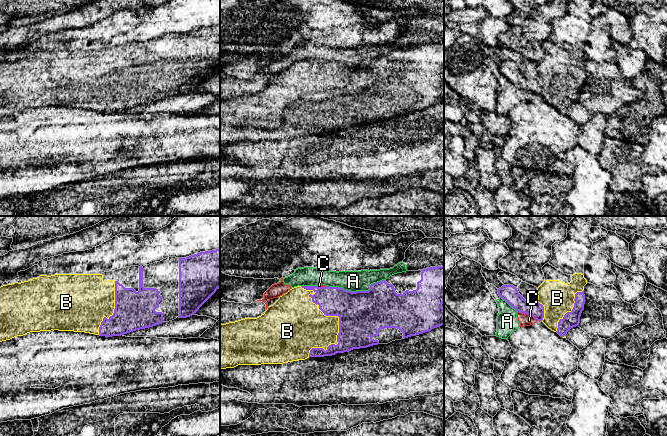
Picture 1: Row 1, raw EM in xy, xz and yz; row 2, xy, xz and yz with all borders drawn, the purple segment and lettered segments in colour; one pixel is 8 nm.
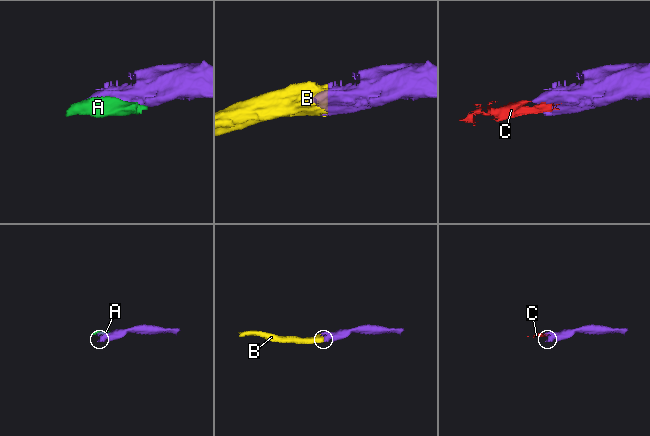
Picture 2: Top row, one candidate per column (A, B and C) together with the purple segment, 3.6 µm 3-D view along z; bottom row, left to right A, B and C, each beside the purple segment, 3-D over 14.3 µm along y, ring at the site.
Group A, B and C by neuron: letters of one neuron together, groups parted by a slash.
A C / B

